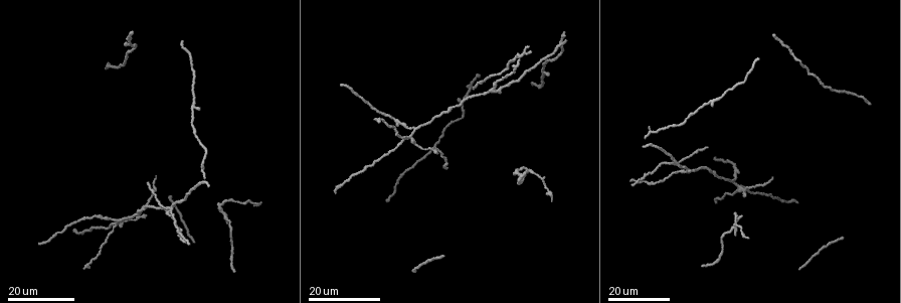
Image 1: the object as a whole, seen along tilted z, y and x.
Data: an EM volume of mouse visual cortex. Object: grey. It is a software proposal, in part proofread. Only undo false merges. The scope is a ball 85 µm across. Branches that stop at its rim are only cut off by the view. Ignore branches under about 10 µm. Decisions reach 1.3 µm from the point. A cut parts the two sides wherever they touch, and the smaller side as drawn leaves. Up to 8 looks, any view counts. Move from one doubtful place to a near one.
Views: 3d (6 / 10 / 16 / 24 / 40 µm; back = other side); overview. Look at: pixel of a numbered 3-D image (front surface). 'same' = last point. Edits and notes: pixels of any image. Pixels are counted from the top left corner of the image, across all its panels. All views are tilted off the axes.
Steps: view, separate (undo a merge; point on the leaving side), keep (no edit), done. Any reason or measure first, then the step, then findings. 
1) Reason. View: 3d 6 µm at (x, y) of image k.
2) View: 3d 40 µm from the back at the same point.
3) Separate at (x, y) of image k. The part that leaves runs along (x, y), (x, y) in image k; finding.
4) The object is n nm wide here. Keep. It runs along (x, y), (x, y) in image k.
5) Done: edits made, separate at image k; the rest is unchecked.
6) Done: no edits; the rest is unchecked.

Three-way junction. View: 3d 16 µm at (103, 218) of image 1.

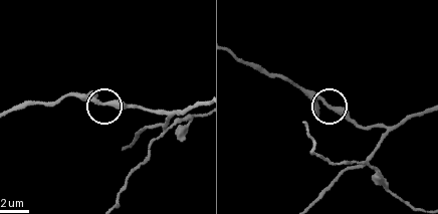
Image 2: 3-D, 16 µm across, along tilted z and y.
View: 3d 10 µm at (98, 103) of image 2.

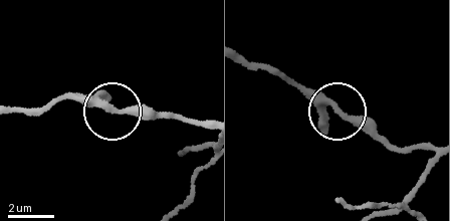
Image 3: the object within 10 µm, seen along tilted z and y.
The object is 230 nm wide here. Keep. It runs along (431, 145), (385, 146), (290, 83) in image 3; all the same neuron.

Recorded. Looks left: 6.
Looks like a crossing. View: 3d 16 µm at (738, 187) of image 1.

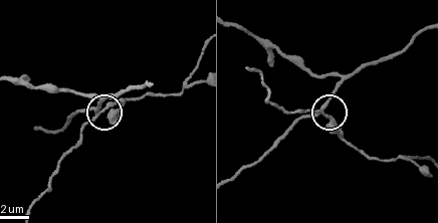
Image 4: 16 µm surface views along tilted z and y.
View: 3d 6 µm at (327, 115) of image 4.

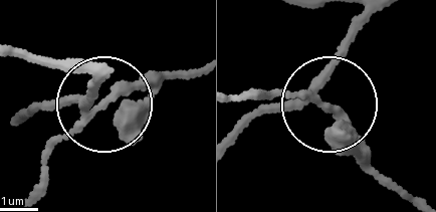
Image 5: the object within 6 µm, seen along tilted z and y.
The object is 250 nm wide here. Separate at (138, 126) of image 5. The part that leaves runs along (317, 99), (411, 196) in image 5; two neurons meet here.

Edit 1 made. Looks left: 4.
Calibre changes. View: 3d 16 µm at (714, 177) of image 1.

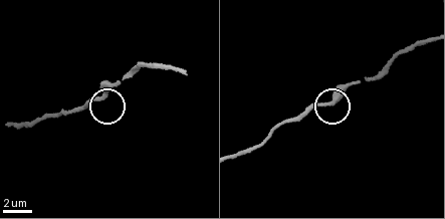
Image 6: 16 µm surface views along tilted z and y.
Zoom in. View: 3d 10 µm at (105, 97) of image 6.

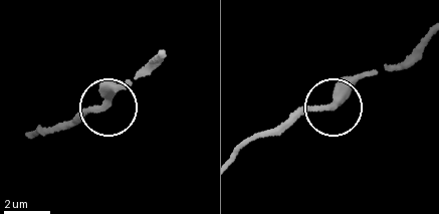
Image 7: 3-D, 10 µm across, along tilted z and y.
View: 3d 6 µm at (104, 102) of image 7.

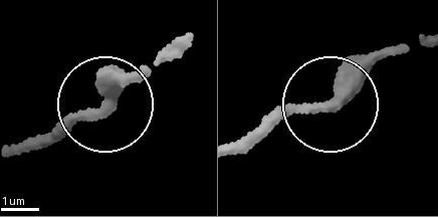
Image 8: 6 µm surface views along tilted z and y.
Keep. It runs along (420, 44), (384, 56), (329, 104), (248, 136) in image 8; continuous, no second neuron.

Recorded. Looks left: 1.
Done: edits made, separate at image 5; the rest is unchecked.

